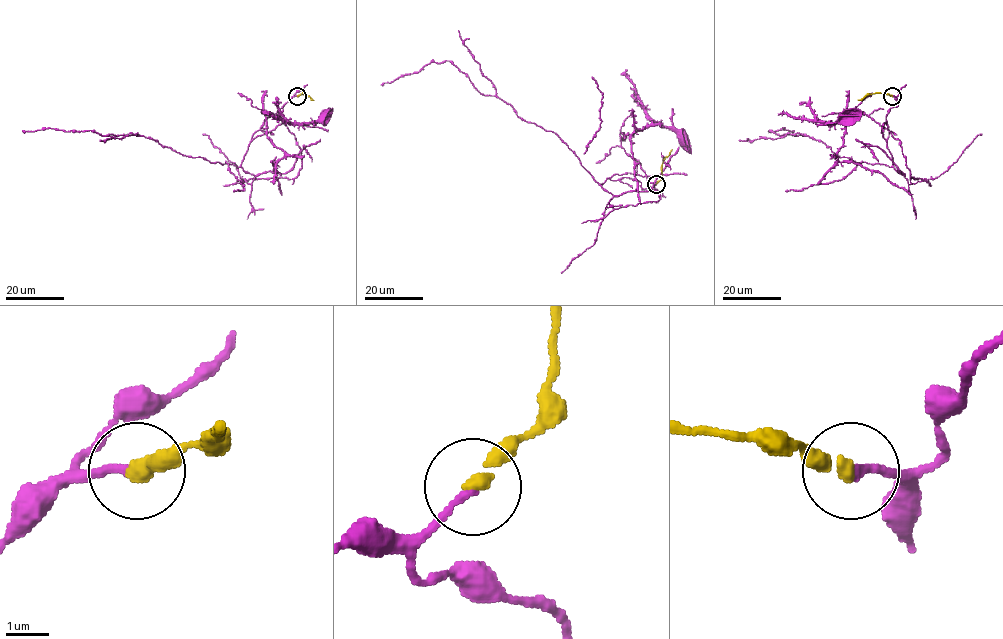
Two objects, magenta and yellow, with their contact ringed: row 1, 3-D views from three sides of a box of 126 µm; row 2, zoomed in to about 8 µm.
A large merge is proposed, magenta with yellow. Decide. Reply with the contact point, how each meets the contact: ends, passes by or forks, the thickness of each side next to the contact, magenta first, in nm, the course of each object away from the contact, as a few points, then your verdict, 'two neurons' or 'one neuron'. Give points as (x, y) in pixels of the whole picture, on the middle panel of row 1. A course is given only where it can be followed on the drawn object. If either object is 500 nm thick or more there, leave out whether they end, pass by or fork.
at (656, 184); magenta ends there; yellow ends there; 180 nm thick on the magenta side, 320 nm on the other; magenta runs (656, 184), (607, 178), (603, 218), (660, 198), (621, 136), (642, 127), (631, 146), (640, 204); yellow runs (656, 184), (661, 176), (663, 160), (672, 149); one neuron

